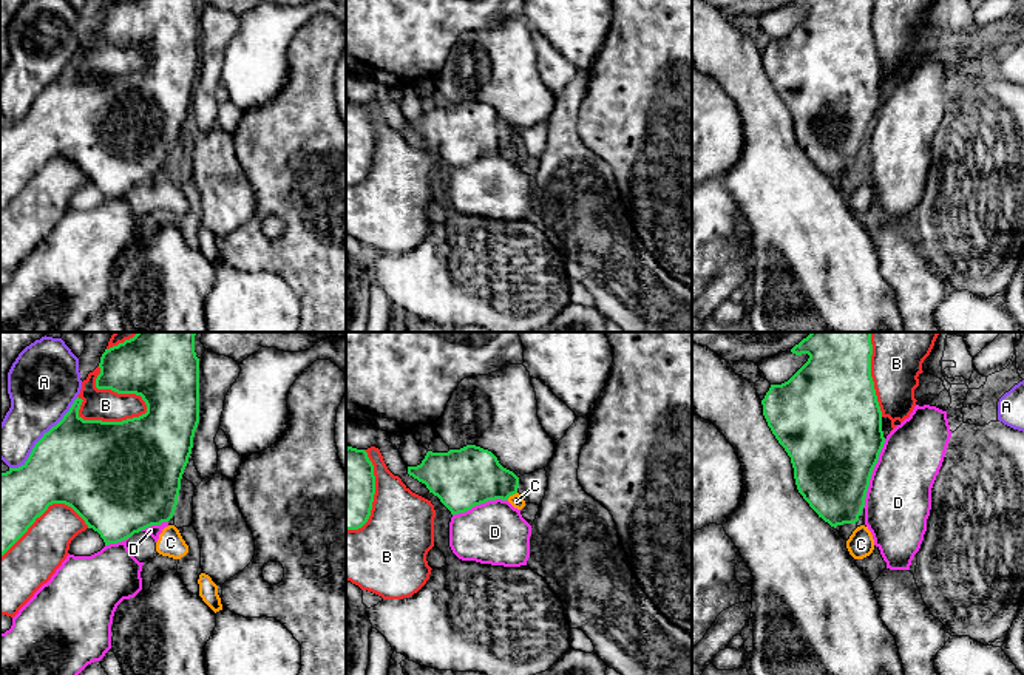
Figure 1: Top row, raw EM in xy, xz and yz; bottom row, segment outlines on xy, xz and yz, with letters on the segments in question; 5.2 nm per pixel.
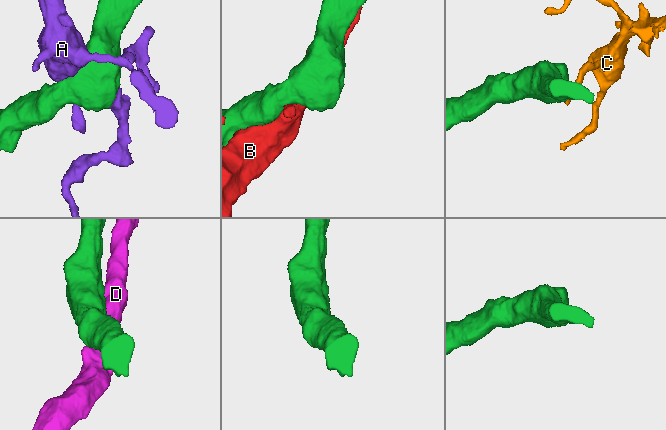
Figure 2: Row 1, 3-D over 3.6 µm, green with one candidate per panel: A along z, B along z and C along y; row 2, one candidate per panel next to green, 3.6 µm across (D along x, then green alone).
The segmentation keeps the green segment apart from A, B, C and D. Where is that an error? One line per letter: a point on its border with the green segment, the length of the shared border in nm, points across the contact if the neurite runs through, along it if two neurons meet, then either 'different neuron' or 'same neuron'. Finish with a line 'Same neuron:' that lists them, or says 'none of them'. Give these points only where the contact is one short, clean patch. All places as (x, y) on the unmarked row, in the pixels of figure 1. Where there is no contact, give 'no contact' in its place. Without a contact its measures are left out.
A: xy (44, 90) | 500 nm | different neuron
B: xy (116, 45) | 380 nm | different neuron
C: xz (512, 149) | 70 nm | along xz (516, 145), (507, 153) | different neuron
D: yz (871, 127) | 380 nm | different neuron
Same neuron: none of them

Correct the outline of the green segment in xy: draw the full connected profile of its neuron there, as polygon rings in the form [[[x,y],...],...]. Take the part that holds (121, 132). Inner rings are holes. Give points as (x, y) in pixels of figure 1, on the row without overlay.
[[[113,0],[102,8],[99,22],[97,43],[141,49],[147,66],[122,76],[83,74],[79,70],[83,54],[77,51],[63,73],[36,97],[22,120],[0,127],[0,212],[53,158],[71,161],[88,182],[100,188],[105,199],[173,171],[199,77],[199,12],[195,0]]]

